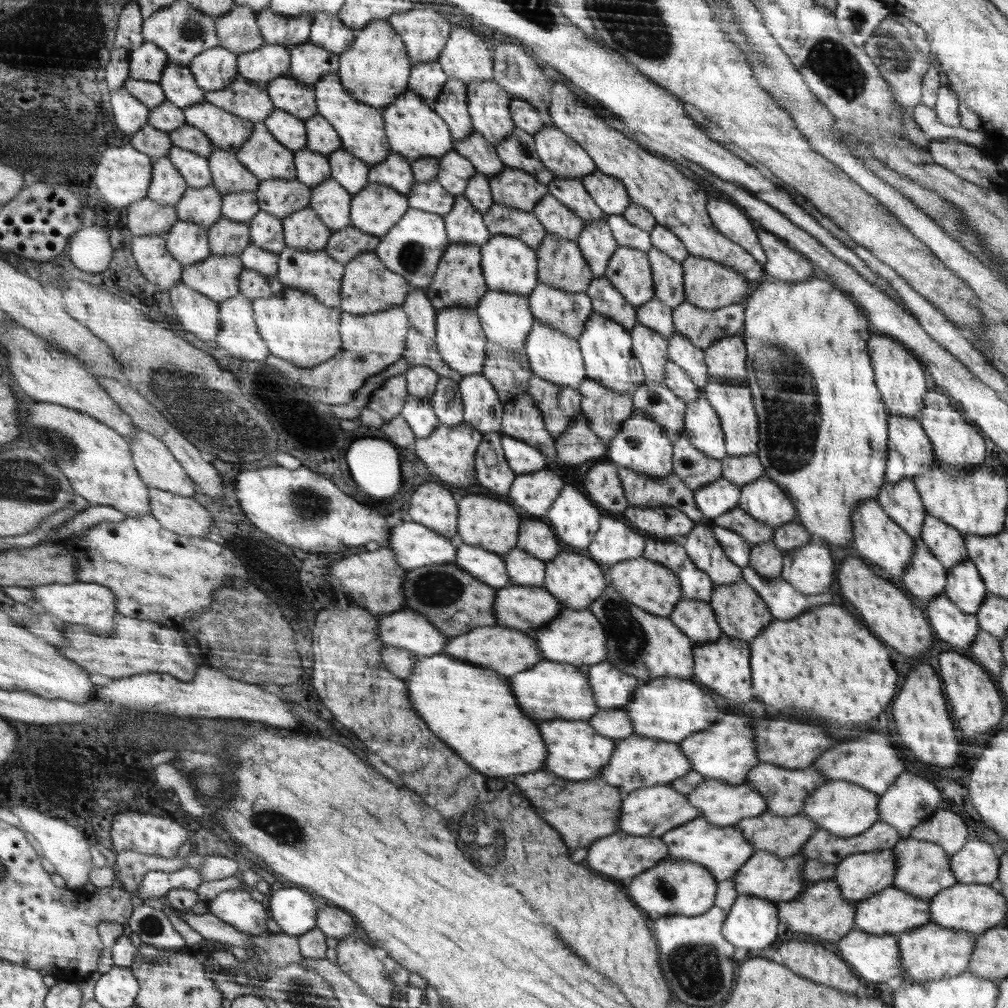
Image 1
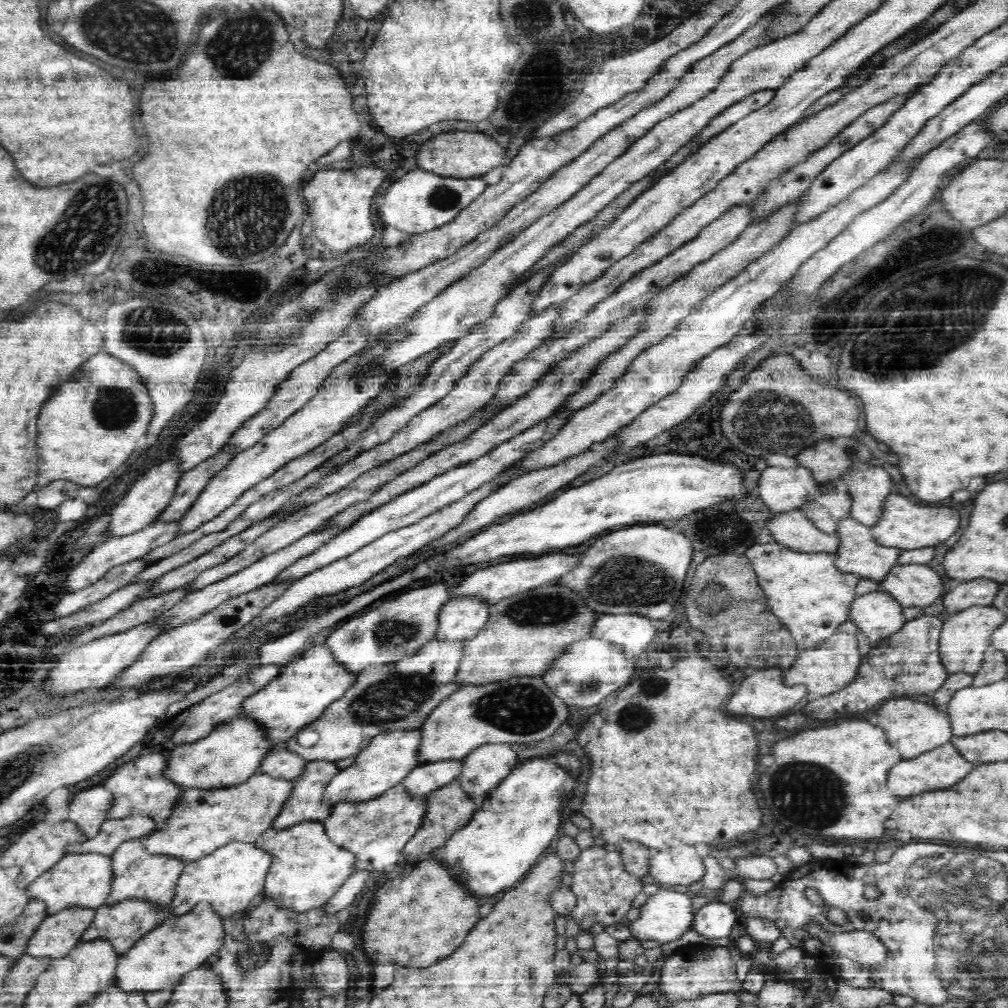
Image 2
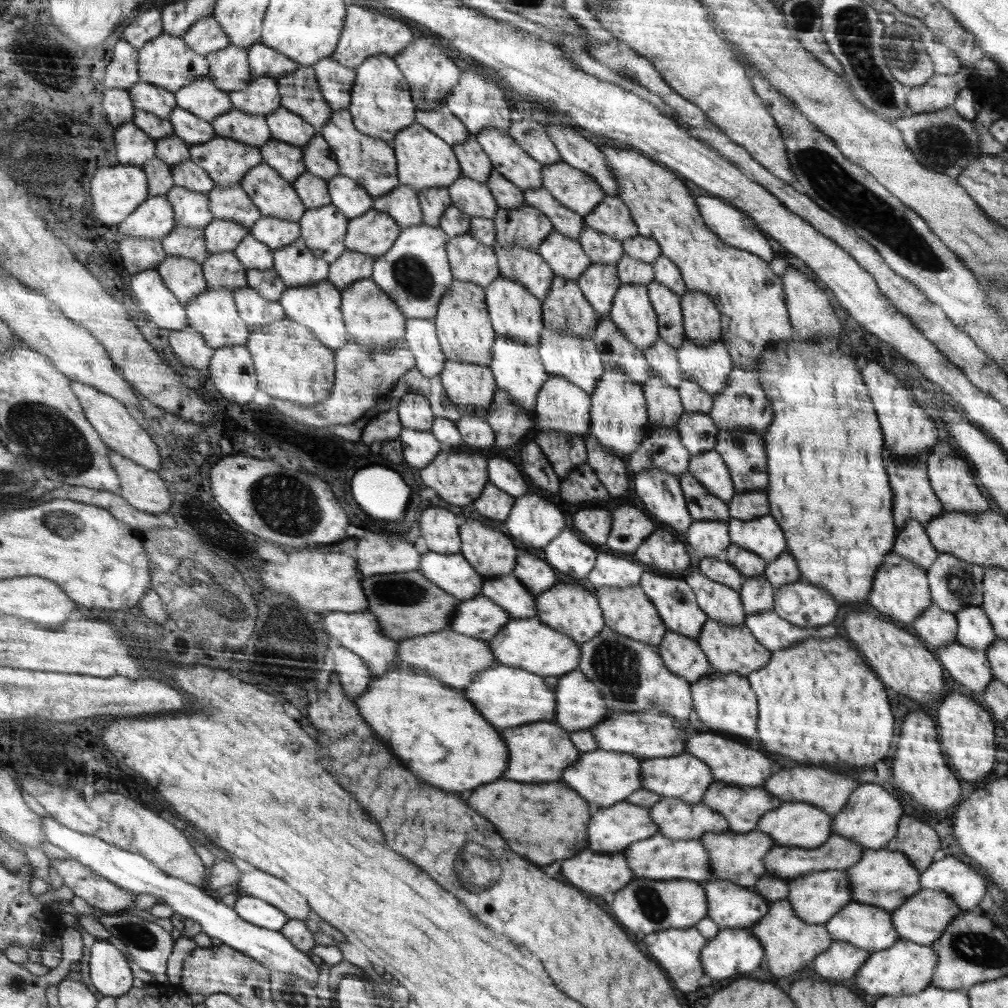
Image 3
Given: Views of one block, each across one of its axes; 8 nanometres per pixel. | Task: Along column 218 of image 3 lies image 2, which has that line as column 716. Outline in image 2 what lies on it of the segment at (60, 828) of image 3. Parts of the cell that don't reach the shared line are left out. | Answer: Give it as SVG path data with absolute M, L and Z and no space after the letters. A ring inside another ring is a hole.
M717 901L705 904L695 916L695 930L707 939L732 936L737 916L731 903Z

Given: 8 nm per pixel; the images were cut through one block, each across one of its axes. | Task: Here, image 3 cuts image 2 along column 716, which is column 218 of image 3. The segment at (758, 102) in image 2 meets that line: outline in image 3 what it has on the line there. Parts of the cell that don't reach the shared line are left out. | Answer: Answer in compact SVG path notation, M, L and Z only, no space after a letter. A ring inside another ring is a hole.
M234 109L216 119L213 125L217 135L261 149L273 139L265 117Z

